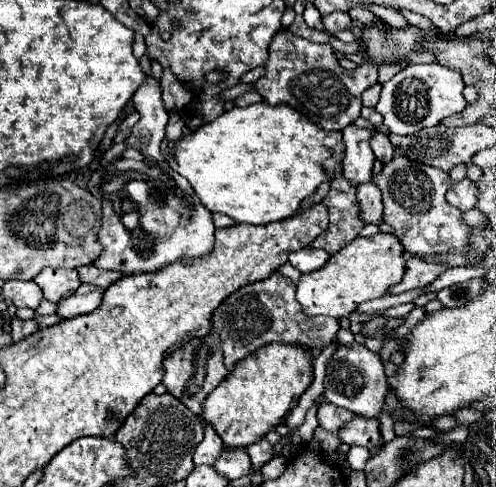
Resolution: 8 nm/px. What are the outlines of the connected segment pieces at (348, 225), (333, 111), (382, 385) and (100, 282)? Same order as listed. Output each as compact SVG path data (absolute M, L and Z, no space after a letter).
M336 176L332 180L330 192L324 196L322 204L330 212L330 224L322 234L316 236L316 240L310 246L334 254L342 246L350 244L366 226L366 222L360 218L356 186L344 176Z
M286 28L272 38L268 54L266 74L256 80L256 90L264 96L264 102L288 104L328 132L344 130L352 124L360 116L362 92L378 82L378 70L372 62L346 70L340 66L330 44L314 44Z
M356 342L350 344L348 348L342 346L326 362L324 398L328 398L336 406L342 406L366 418L376 418L382 412L386 394L388 394L388 382L386 382L384 364L380 360L380 354L368 350L366 346L360 346Z
M92 264L88 266L80 266L78 268L78 274L80 274L80 280L86 282L86 284L92 284L92 286L98 286L102 290L106 290L110 284L118 282L120 278L124 278L124 274L118 274L116 270L100 270Z

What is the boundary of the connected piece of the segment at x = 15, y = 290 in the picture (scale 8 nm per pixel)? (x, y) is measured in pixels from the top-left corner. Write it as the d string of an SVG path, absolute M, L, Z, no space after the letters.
M8 280L2 286L2 296L4 300L12 300L16 308L32 308L36 310L38 304L42 302L42 290L38 288L36 282L20 282L20 280Z

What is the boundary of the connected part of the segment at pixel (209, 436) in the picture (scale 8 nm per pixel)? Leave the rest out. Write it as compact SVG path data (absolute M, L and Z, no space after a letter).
M204 420L204 440L198 444L198 448L194 452L194 464L210 464L212 466L214 460L218 458L220 450L222 450L220 436L212 428L212 424L208 424Z

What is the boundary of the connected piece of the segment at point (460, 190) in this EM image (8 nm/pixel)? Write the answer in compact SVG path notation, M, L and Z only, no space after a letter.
M464 178L458 184L454 184L452 190L448 190L448 194L446 194L448 202L452 206L458 206L462 212L474 208L476 202L478 202L478 196L480 196L480 192L478 192L476 184L472 180L468 180L468 178Z

